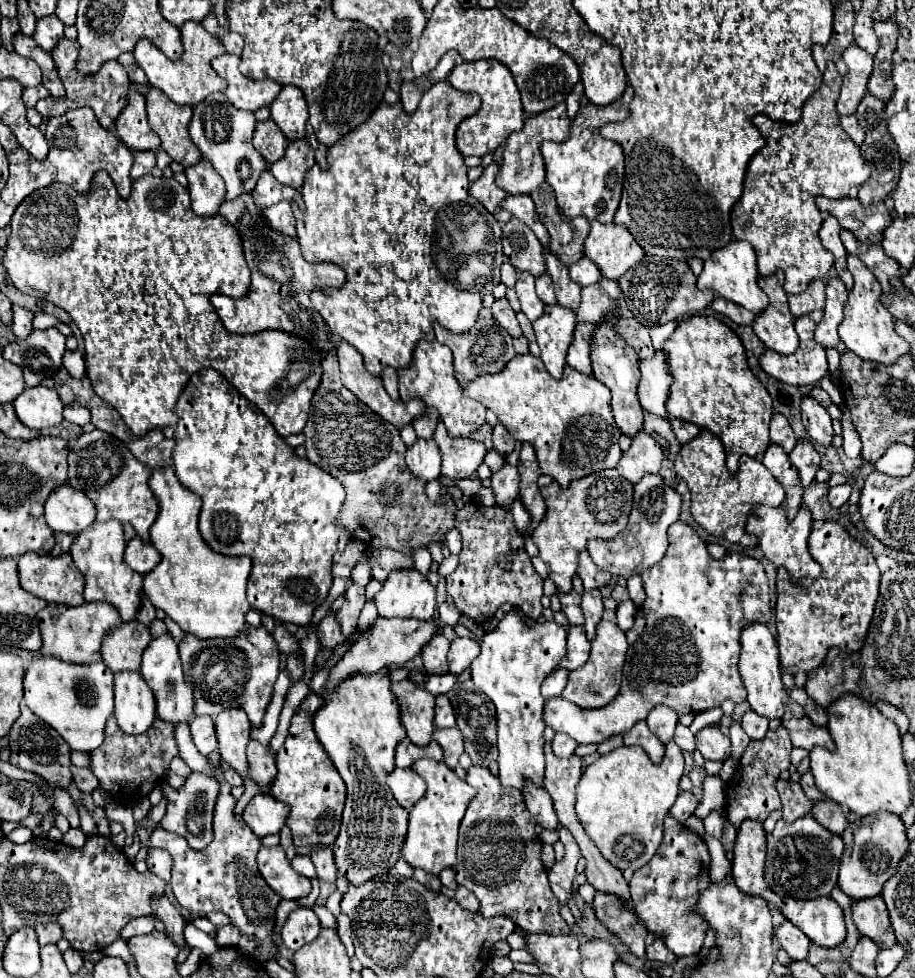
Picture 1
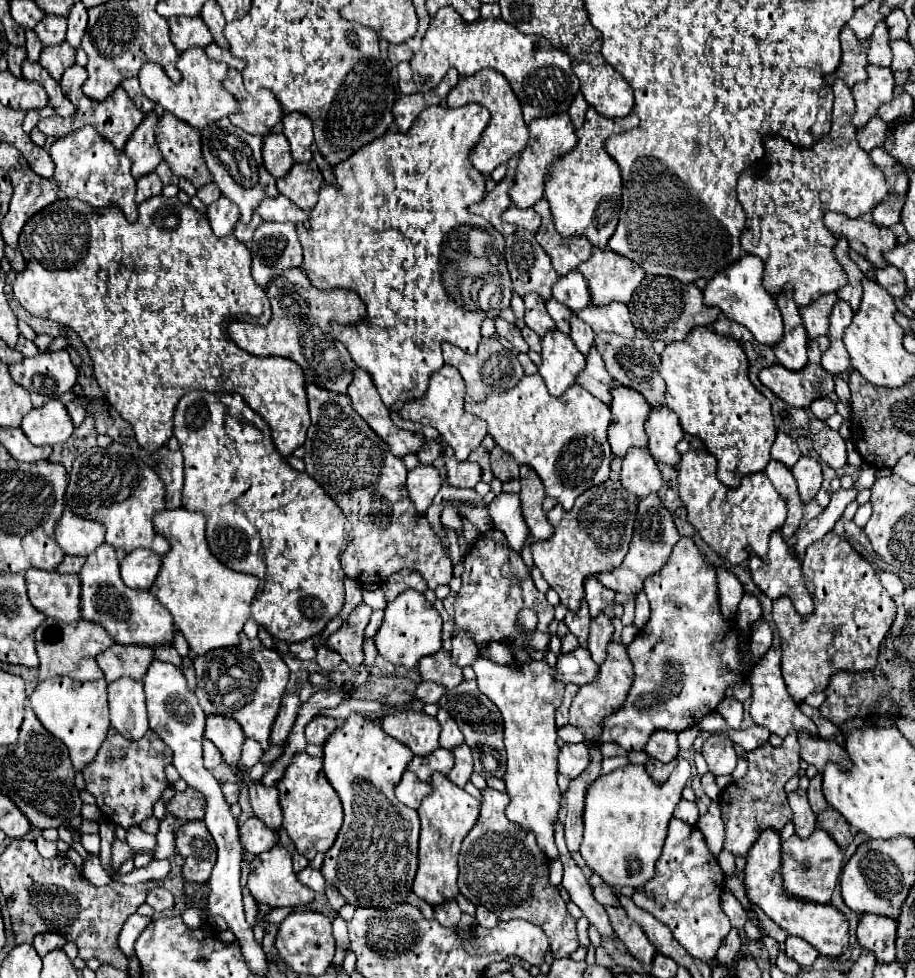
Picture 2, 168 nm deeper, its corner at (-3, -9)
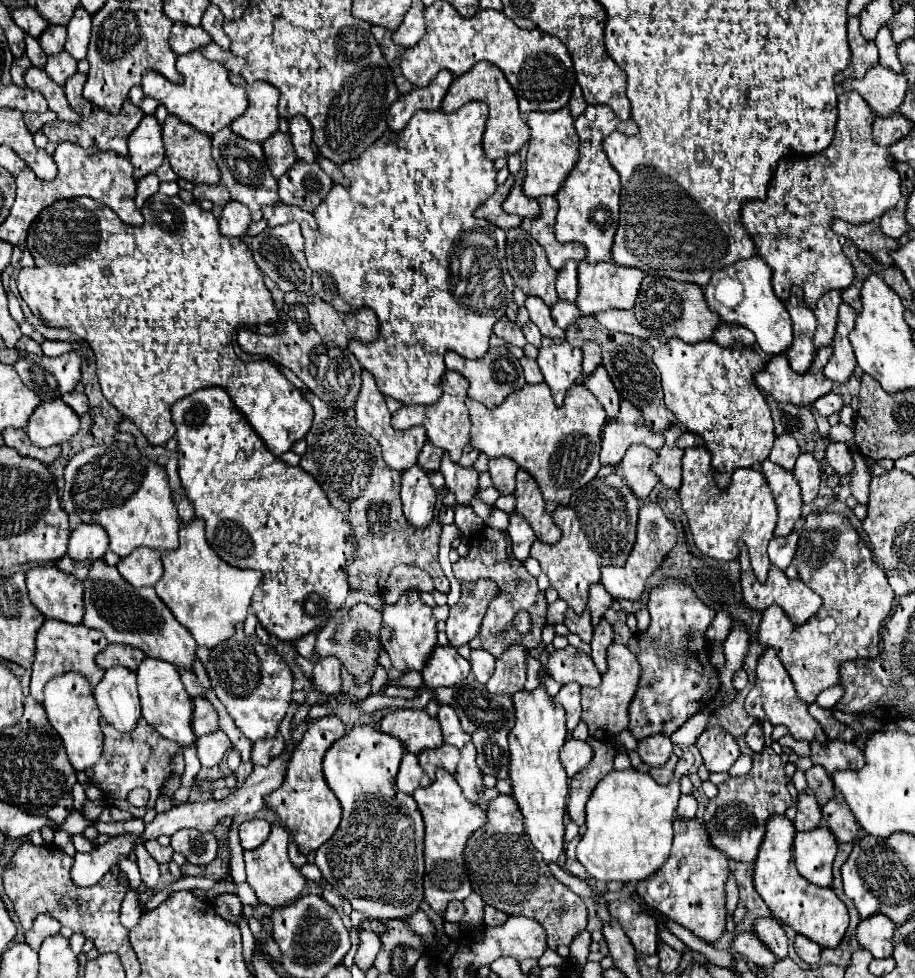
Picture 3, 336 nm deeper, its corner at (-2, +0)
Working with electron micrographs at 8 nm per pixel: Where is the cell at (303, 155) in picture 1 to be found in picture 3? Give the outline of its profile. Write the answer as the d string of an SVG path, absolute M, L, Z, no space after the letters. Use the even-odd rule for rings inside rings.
M298 160L284 176L278 178L280 200L296 204L306 212L312 212L332 188L330 176L316 164Z

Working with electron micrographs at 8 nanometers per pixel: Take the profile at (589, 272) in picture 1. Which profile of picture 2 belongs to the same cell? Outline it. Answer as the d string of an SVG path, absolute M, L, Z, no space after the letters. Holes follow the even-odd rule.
M569 271L569 275L559 277L559 281L553 285L553 297L567 305L571 311L581 311L583 307L589 305L589 291L583 275L579 271Z

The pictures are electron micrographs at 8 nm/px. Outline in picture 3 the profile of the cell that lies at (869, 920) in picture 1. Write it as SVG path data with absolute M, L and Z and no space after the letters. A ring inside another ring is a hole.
M872 914L872 918L860 920L856 936L862 948L872 952L874 958L892 956L892 934L896 926L884 914Z

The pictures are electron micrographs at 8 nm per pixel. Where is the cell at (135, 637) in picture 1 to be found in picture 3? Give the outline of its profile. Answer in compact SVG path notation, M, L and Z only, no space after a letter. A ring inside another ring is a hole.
M108 644L98 656L96 656L96 662L98 666L102 666L104 670L112 668L112 666L126 666L130 670L136 670L140 666L140 662L146 658L146 654L138 648L132 648L132 646L114 646L114 644Z

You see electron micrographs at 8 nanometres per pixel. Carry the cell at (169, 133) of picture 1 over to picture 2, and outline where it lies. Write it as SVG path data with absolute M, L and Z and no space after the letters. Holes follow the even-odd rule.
M165 111L155 127L155 135L163 159L167 161L173 175L189 179L197 189L213 181L201 153L199 129L189 127Z

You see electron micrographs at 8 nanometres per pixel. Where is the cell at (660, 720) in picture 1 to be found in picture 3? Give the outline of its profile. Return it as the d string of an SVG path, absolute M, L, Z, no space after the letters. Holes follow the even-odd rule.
M654 734L638 742L638 754L648 766L662 766L672 754L672 742L666 734Z

